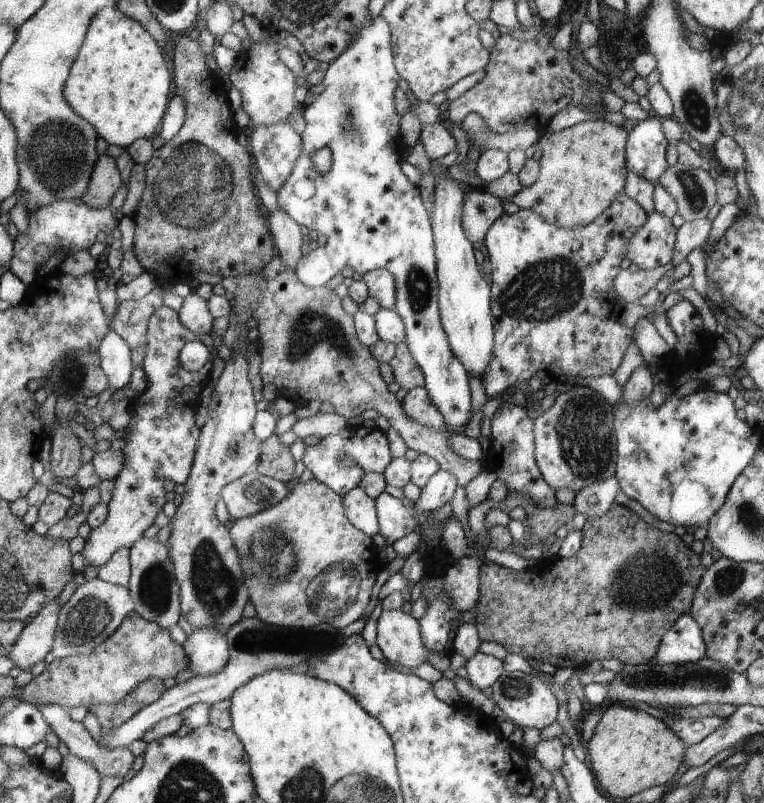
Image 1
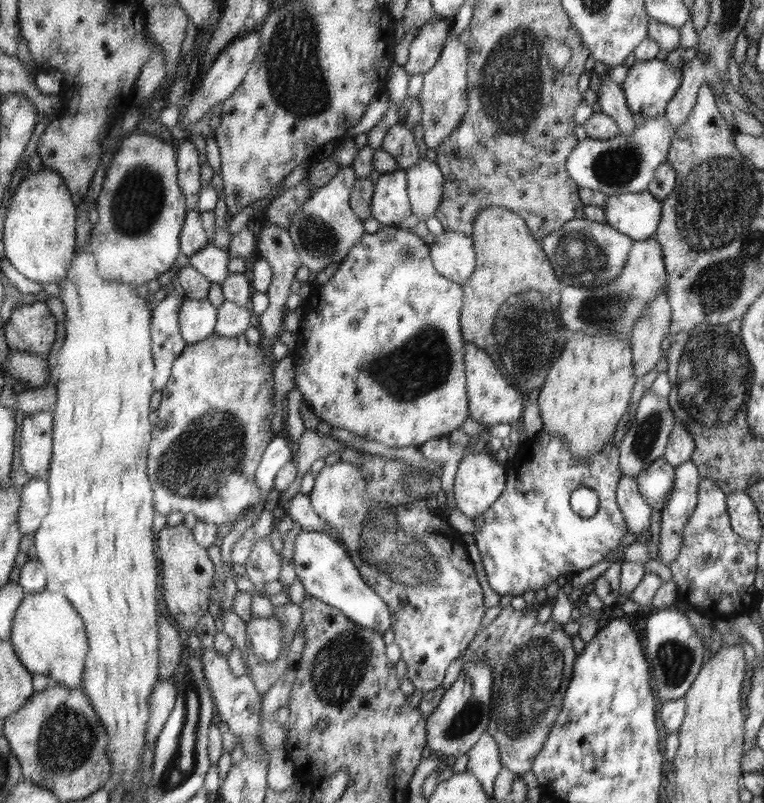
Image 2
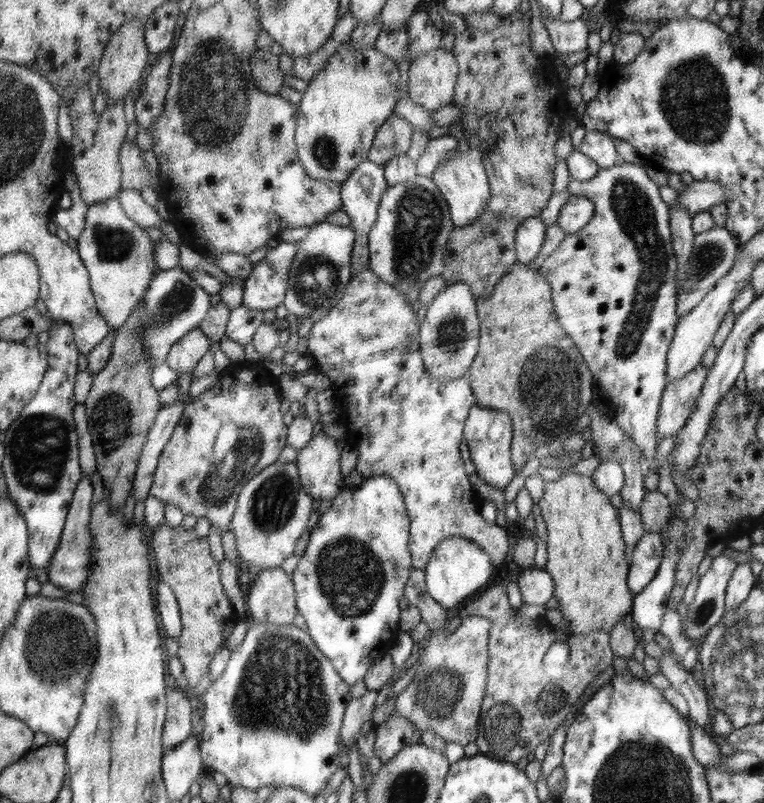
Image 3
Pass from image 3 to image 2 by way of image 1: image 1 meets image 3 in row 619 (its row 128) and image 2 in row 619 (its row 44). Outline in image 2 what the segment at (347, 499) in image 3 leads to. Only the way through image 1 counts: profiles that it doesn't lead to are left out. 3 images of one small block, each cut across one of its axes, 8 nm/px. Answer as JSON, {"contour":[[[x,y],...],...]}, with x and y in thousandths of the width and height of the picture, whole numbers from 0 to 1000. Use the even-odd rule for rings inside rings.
{"contour":[[[394,661],[386,674],[386,689],[382,696],[386,702],[389,720],[406,741],[420,750],[429,751],[437,758],[445,760],[461,775],[474,782],[482,782],[503,790],[514,777],[514,763],[508,752],[488,735],[467,709],[466,697],[436,667],[421,663]]]}

